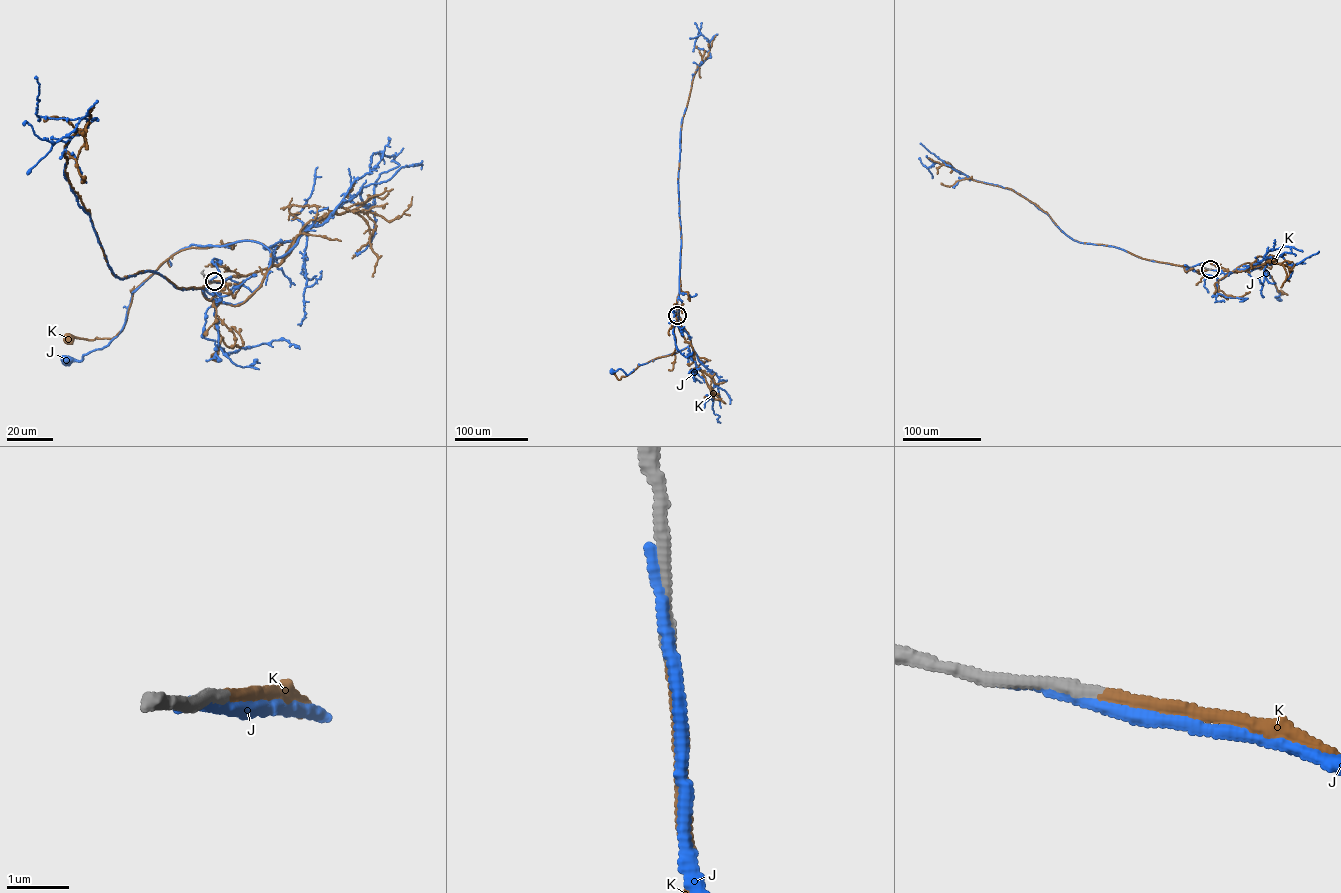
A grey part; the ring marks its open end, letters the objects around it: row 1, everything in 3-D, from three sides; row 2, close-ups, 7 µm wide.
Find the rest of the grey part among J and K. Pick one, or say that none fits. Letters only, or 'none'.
K

